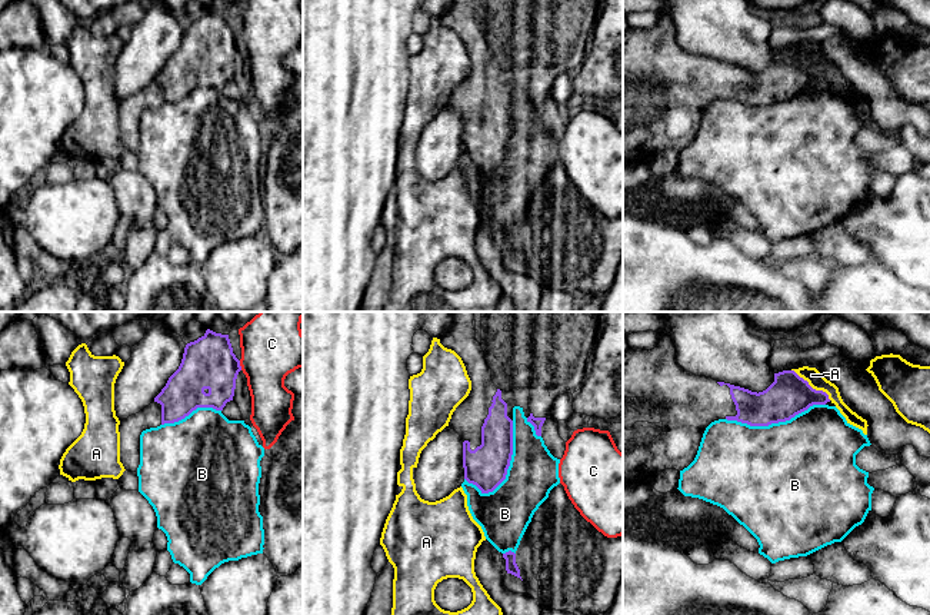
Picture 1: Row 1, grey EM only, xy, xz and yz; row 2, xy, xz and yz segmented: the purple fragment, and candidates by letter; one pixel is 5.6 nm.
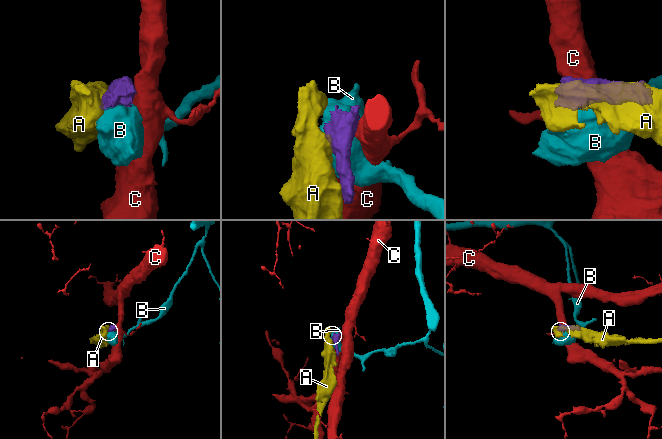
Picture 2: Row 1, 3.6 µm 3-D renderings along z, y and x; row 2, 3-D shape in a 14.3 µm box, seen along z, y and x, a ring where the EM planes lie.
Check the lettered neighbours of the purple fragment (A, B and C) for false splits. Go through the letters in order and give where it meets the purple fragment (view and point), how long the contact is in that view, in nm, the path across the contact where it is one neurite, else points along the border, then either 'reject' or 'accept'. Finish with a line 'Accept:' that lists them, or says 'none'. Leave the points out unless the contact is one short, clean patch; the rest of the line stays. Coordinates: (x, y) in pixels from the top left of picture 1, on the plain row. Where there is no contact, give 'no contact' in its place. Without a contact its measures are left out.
A: yz (810, 66) | 280 nm | reject
B: xz (510, 139) | 460 nm | reject
C: xy (239, 45) | 60 nm | along xy (239, 40), (242, 49) | reject
Accept: none

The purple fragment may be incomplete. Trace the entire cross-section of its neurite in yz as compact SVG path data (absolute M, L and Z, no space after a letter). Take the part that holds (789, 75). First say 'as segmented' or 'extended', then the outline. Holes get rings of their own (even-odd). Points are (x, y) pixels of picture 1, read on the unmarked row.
extended; M660 14L654 29L623 33L623 163L649 163L660 150L687 147L697 134L706 107L714 100L769 106L827 82L826 72L813 69L794 50L774 53L774 62L759 73L696 56L677 43L671 17Z

